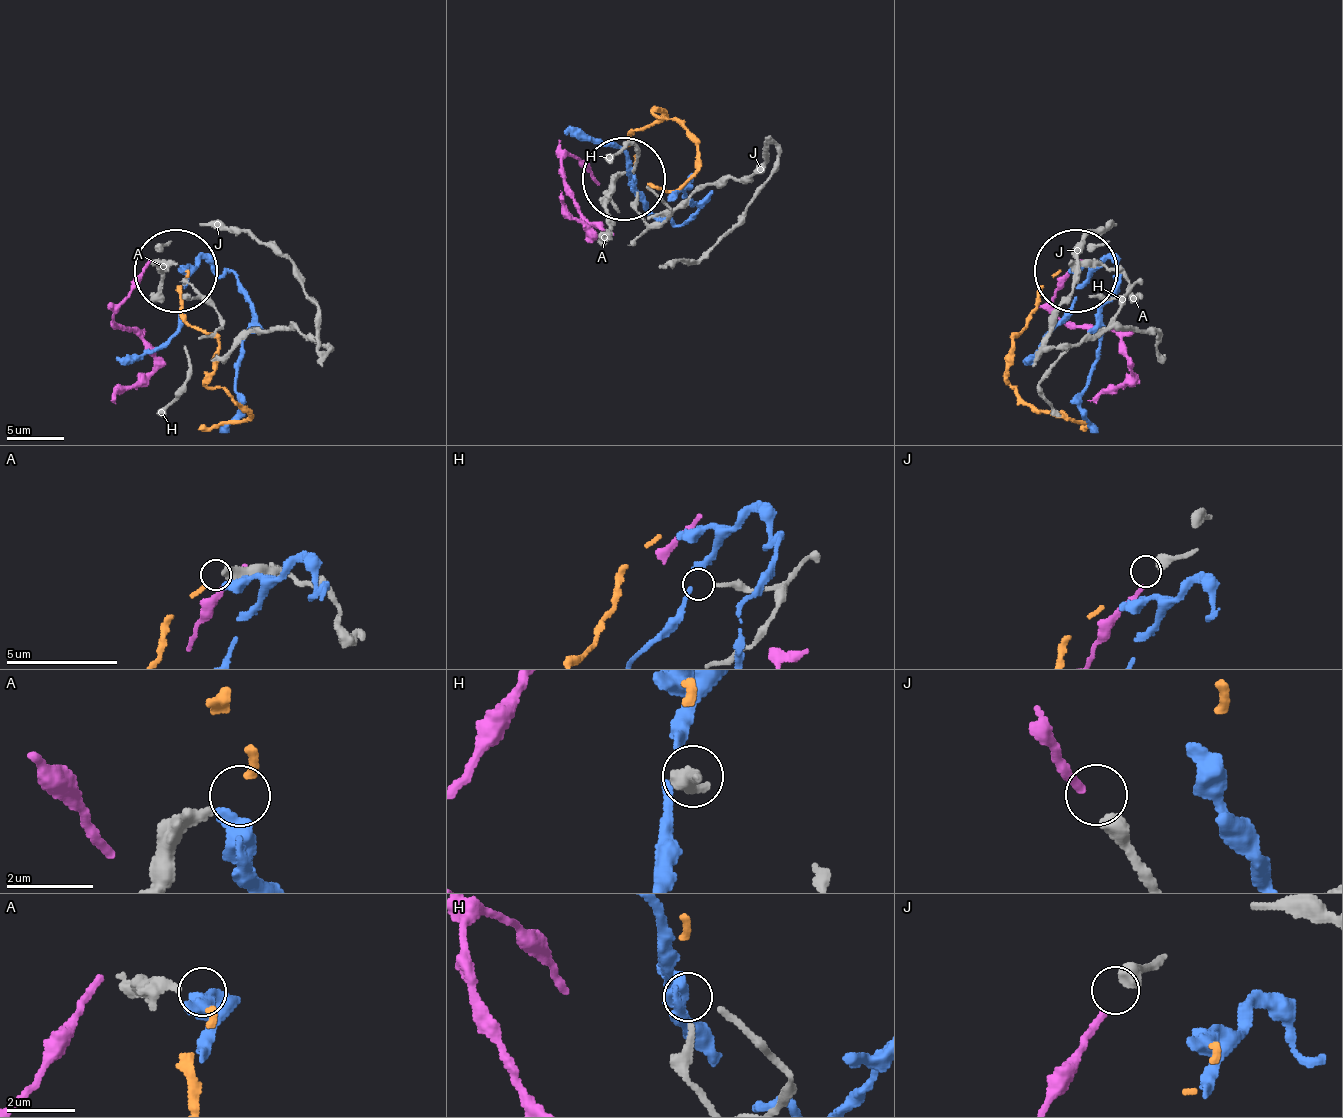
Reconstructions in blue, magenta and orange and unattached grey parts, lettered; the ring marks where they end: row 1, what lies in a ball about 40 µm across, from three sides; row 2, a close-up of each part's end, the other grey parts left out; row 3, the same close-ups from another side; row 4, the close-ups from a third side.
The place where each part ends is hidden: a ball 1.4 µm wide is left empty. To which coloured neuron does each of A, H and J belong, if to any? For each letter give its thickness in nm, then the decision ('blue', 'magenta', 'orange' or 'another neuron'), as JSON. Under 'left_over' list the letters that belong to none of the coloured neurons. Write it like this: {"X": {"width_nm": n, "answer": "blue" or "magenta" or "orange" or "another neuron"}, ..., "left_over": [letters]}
{"A": {"width_nm": 320, "answer": "orange"}, "H": {"width_nm": 220, "answer": "another neuron"}, "J": {"width_nm": 440, "answer": "magenta"}, "left_over": ["H"]}

